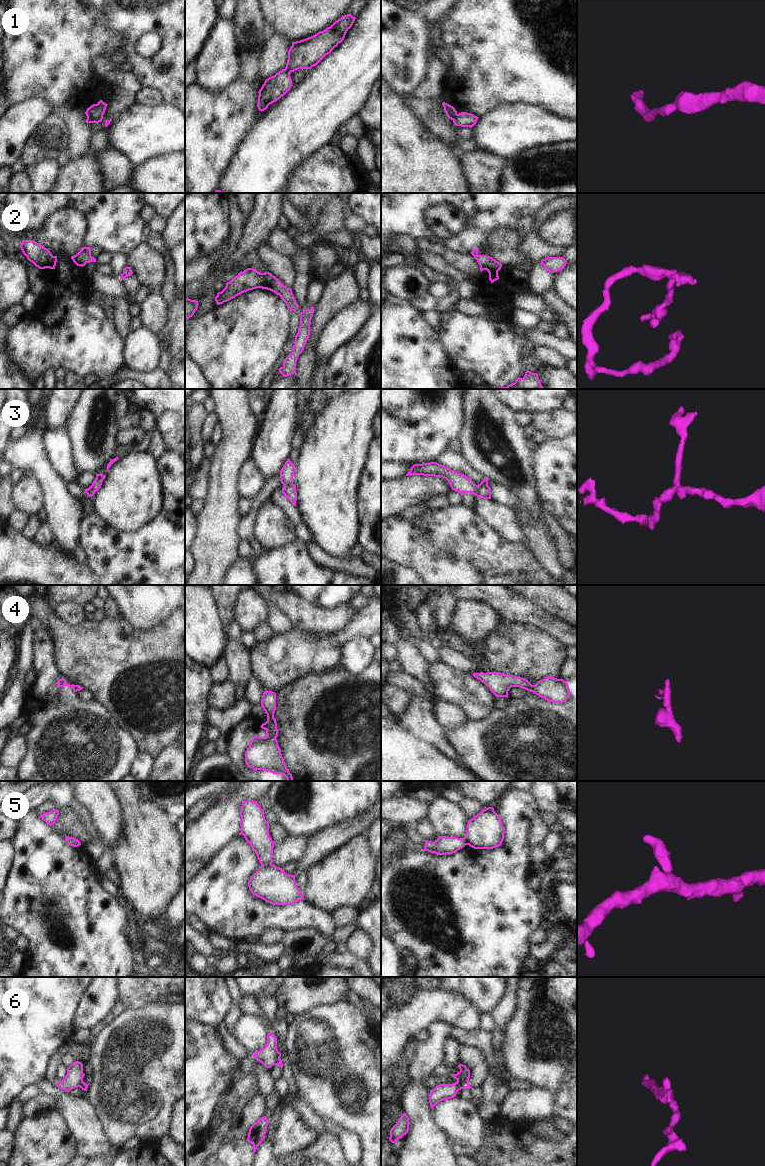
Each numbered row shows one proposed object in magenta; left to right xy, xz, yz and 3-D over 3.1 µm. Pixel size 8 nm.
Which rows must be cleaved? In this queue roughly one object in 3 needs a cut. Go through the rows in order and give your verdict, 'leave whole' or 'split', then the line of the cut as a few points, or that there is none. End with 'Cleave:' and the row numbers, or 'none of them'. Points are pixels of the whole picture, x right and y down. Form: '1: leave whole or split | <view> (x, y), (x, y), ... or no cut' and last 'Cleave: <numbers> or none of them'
1: split | yz (457, 114), (452, 119)
2: leave whole | no cut
3: split | yz (476, 485), (479, 496)
4: leave whole | no cut
5: split | xz (271, 863), (262, 865)
6: split | xz (278, 1051), (278, 1057), (273, 1064)
Cleave: 1, 3, 5, 6

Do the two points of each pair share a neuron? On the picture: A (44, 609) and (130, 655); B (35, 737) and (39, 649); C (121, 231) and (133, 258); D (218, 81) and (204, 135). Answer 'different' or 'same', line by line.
A: same
B: same
C: different
D: different

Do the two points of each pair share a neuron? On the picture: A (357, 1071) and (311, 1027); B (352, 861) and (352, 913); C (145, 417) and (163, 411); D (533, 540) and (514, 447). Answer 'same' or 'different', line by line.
A: same
B: different
C: different
D: same

